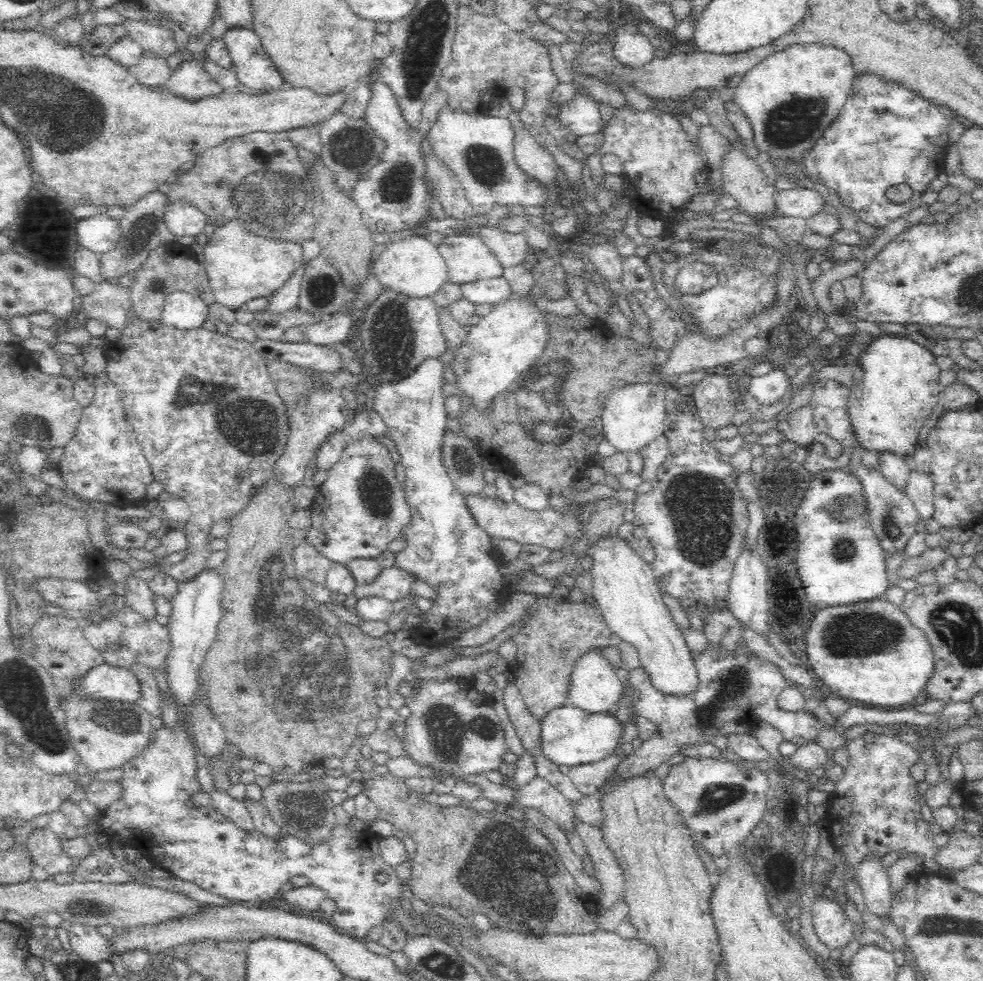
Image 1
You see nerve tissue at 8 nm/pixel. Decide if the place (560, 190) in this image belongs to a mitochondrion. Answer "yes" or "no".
no

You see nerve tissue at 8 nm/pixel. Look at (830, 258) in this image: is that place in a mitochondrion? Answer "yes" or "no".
no

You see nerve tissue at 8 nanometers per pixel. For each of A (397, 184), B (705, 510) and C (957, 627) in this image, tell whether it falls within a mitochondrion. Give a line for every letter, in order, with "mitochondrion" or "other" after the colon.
A: mitochondrion
B: mitochondrion
C: mitochondrion

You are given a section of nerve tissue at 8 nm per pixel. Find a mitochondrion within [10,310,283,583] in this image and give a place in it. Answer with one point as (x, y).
(34, 424)

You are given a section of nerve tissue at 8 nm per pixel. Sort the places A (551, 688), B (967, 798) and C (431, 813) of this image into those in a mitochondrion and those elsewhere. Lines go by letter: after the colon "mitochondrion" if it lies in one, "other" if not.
A: other
B: other
C: other

